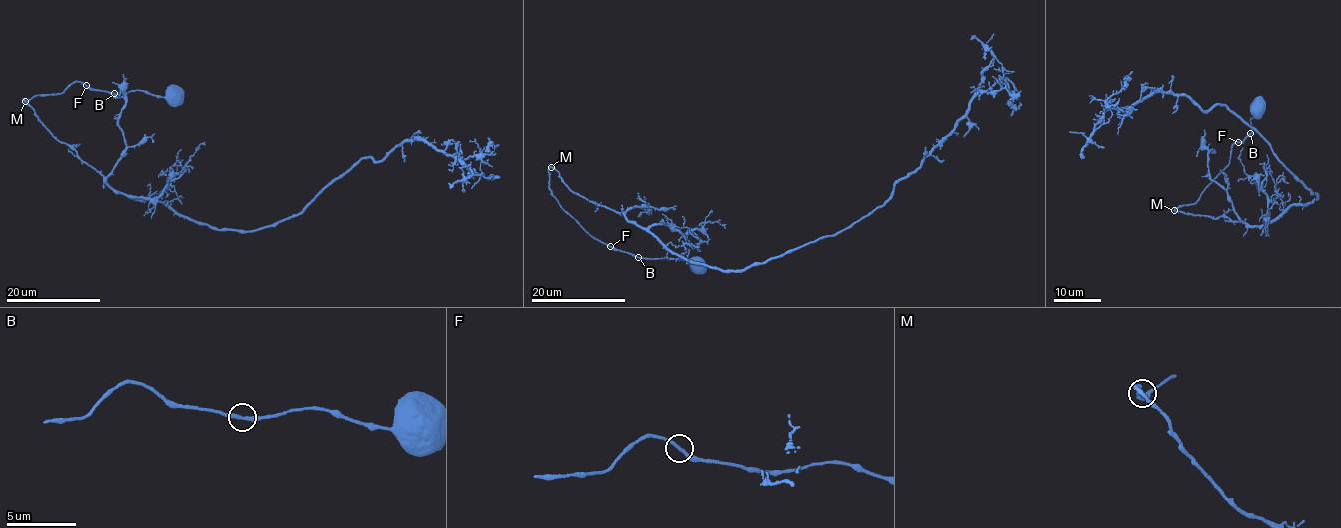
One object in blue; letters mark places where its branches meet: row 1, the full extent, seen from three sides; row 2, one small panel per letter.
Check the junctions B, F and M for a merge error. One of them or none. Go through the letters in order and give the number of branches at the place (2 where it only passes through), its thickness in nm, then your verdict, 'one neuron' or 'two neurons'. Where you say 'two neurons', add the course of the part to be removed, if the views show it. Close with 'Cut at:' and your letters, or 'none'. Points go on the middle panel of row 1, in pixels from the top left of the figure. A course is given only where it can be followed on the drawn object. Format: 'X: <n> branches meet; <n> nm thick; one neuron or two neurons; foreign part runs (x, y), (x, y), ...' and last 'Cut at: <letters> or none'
B: 2 branches meet; 240 nm thick; one neuron
F: 2 branches meet; 200 nm thick; one neuron
M: 2 branches meet; 220 nm thick; one neuron
Cut at: none

